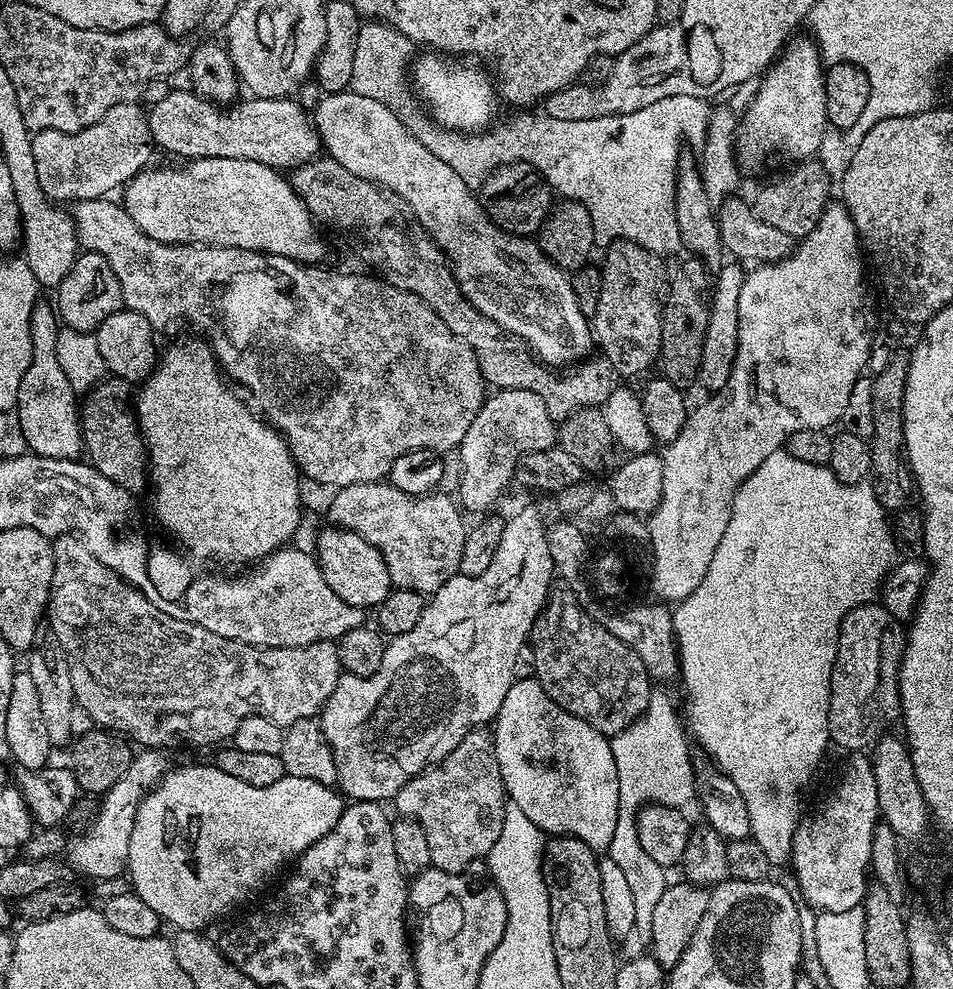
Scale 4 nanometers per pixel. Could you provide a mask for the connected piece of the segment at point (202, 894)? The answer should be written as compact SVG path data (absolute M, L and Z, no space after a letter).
M212 762L184 764L181 768L169 767L155 788L145 794L144 801L138 806L138 814L134 818L134 834L130 834L127 866L130 876L132 872L131 891L135 892L138 898L142 898L142 902L146 902L146 906L150 906L150 910L154 910L154 914L158 914L165 925L173 924L173 929L185 932L207 929L207 924L214 923L219 916L226 915L231 908L236 908L243 900L250 899L283 864L291 865L311 844L318 842L318 838L330 834L330 830L334 830L334 822L342 818L345 807L345 797L335 787L314 782L314 778L294 778L286 774L271 786L250 786L239 778L232 777L231 774L222 774L222 770L218 770Z

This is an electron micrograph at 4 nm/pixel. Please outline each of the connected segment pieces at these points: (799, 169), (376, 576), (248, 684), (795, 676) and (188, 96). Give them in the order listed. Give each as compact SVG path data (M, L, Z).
M805 158L785 174L781 180L768 184L754 199L754 211L764 222L770 222L782 234L793 238L803 238L818 222L818 218L824 213L824 209L830 203L828 191L834 188L834 184L828 181L828 168L820 161L820 158Z
M324 526L316 536L314 555L322 578L326 578L326 586L330 586L330 590L334 590L334 594L338 594L338 598L342 598L342 602L350 606L365 610L375 609L393 590L394 585L390 570L386 570L384 555L370 546L366 538L350 530Z
M75 534L55 537L52 553L54 578L46 624L52 627L55 643L68 659L75 707L79 711L81 708L96 723L93 725L115 730L129 741L137 740L141 749L164 750L171 740L185 740L200 748L207 744L220 746L231 741L242 718L251 716L265 716L281 726L310 720L338 686L342 669L336 644L331 640L297 648L255 648L252 644L227 640L185 620L165 618L149 597L98 562Z
M781 450L770 454L770 458L766 458L766 462L762 462L762 466L758 466L758 470L754 470L750 474L750 478L746 478L738 486L738 490L732 499L732 513L726 522L725 533L722 534L722 542L718 542L718 550L714 550L714 558L710 558L710 566L706 566L706 574L702 578L702 582L698 582L698 590L694 590L694 594L690 594L682 602L680 606L674 609L670 616L670 623L676 631L676 647L680 649L680 674L679 683L684 683L684 700L688 703L688 724L692 727L692 732L696 735L696 740L700 744L704 744L704 748L709 757L718 765L720 771L731 778L734 786L738 786L740 793L746 798L746 810L750 810L750 826L752 827L750 836L756 841L758 846L762 846L762 852L766 854L769 865L784 866L791 861L792 858L792 842L796 833L798 823L798 815L796 816L796 800L792 795L807 782L812 774L812 767L819 762L824 756L824 751L830 748L830 737L828 734L828 703L830 702L830 678L834 670L834 662L836 661L836 647L838 646L838 638L840 637L840 627L846 618L846 614L850 614L850 610L854 610L863 604L873 603L879 597L880 587L884 584L884 579L892 570L893 564L898 560L898 549L896 546L896 538L894 535L893 525L886 517L886 509L880 505L878 498L874 494L871 483L863 484L844 484L833 474L831 468L823 464L811 464L810 462L802 462L800 458L794 458L787 450Z
M187 87L169 90L162 102L151 105L147 109L148 135L153 145L165 148L176 156L184 156L188 160L210 158L246 158L254 162L262 162L277 170L291 170L299 164L315 160L321 155L322 145L316 132L313 117L296 101L296 98L247 98L241 104L221 106L211 100L205 100Z

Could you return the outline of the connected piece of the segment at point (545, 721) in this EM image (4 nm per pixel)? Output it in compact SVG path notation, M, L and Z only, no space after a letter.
M521 678L515 679L506 692L492 724L495 767L505 795L547 835L576 837L586 842L593 852L607 853L618 820L618 772L611 741L596 727L562 710L542 689L537 678Z

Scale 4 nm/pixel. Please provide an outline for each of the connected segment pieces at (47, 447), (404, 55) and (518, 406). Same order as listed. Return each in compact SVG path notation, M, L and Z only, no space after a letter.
M44 298L37 300L31 310L30 366L22 374L16 399L19 426L24 443L33 455L75 460L83 451L80 421L76 413L76 405L74 406L76 393L70 386L66 374L63 373L62 366L58 363L57 334L60 329L60 320L53 303L46 300Z
M380 21L363 23L355 40L353 73L349 89L361 94L362 97L382 102L391 112L401 117L412 135L418 138L418 142L422 142L422 146L426 146L430 154L442 158L442 162L446 162L446 166L450 166L450 170L454 170L454 174L458 174L458 178L462 178L462 182L470 186L483 185L494 169L503 164L517 162L529 164L542 177L543 183L545 180L554 191L561 192L559 194L561 197L576 200L582 206L586 206L596 231L597 245L607 246L613 240L629 240L642 246L653 256L661 258L681 251L676 217L676 163L682 151L680 143L683 140L689 140L693 144L691 145L693 149L703 149L704 139L708 133L708 119L712 117L712 108L707 99L698 96L658 98L658 102L650 102L650 106L642 106L642 110L637 112L586 118L582 122L550 118L543 114L516 116L509 124L497 123L483 134L465 134L441 130L425 113L424 117L416 109L417 101L410 91L410 61L417 52L417 45L397 28Z
M513 388L493 391L478 410L474 422L470 422L470 430L466 430L458 449L458 455L460 455L459 503L465 509L468 507L472 512L480 512L476 514L487 513L491 509L488 507L503 494L504 487L508 484L508 476L510 480L510 473L519 464L521 456L528 452L546 450L557 443L557 427L557 421L552 419L546 410L546 402L542 402L538 394L530 394L530 390L514 390Z

